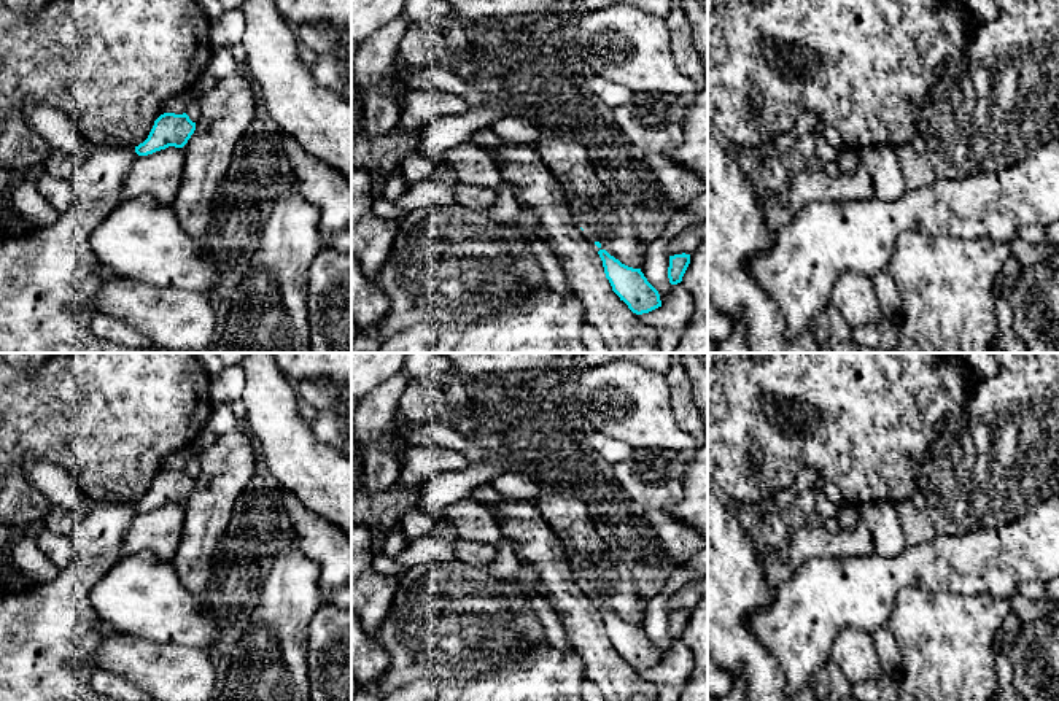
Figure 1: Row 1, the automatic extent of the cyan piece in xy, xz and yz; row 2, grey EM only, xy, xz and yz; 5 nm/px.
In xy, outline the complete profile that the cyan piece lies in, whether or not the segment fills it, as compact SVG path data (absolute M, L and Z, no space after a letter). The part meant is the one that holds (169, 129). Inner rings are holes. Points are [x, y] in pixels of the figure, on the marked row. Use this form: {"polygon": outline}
{"polygon": "M164 113L156 121L148 138L135 146L138 156L148 156L169 146L183 148L196 130L196 122L186 113Z"}

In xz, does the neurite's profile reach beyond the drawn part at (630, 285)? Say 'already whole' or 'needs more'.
already whole

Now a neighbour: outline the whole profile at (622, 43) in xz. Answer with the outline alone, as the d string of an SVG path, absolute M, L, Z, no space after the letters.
M614 3L603 10L577 14L574 38L596 76L611 79L636 92L671 92L693 95L696 83L684 75L673 57L666 19L649 14L628 3Z

